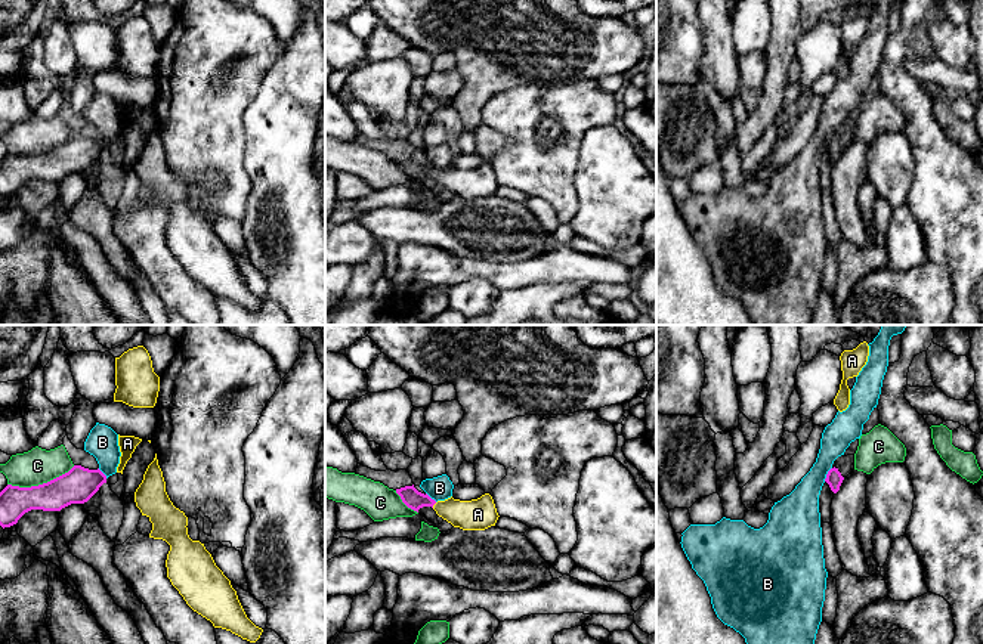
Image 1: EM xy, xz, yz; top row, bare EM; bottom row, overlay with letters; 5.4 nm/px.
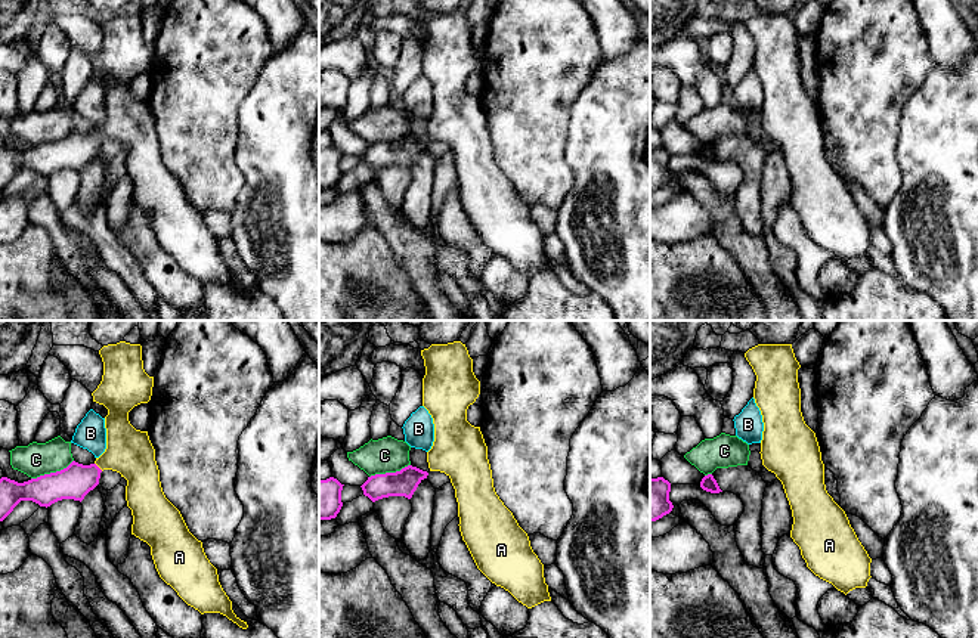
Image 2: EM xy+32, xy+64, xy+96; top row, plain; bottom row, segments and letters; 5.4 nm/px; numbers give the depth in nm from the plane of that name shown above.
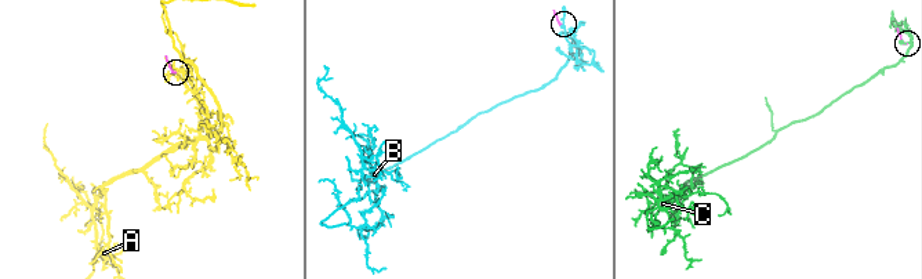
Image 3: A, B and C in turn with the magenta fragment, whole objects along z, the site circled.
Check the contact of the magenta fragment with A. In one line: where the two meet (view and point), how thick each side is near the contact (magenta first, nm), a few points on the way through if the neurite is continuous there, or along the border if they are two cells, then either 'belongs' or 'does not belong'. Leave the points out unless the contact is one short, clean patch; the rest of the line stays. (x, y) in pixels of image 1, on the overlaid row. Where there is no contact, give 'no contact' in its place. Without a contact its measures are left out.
xz (433, 504) | 110/180 nm | across xz (414, 499), (424, 499), (433, 504), (461, 514), (478, 514) | belongs

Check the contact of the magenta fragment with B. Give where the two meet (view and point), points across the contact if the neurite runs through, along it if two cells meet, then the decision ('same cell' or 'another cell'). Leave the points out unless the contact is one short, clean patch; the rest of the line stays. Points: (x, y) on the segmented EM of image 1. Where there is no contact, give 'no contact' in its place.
contact yz (827, 474); border yz (831, 467), (824, 480); another cell

